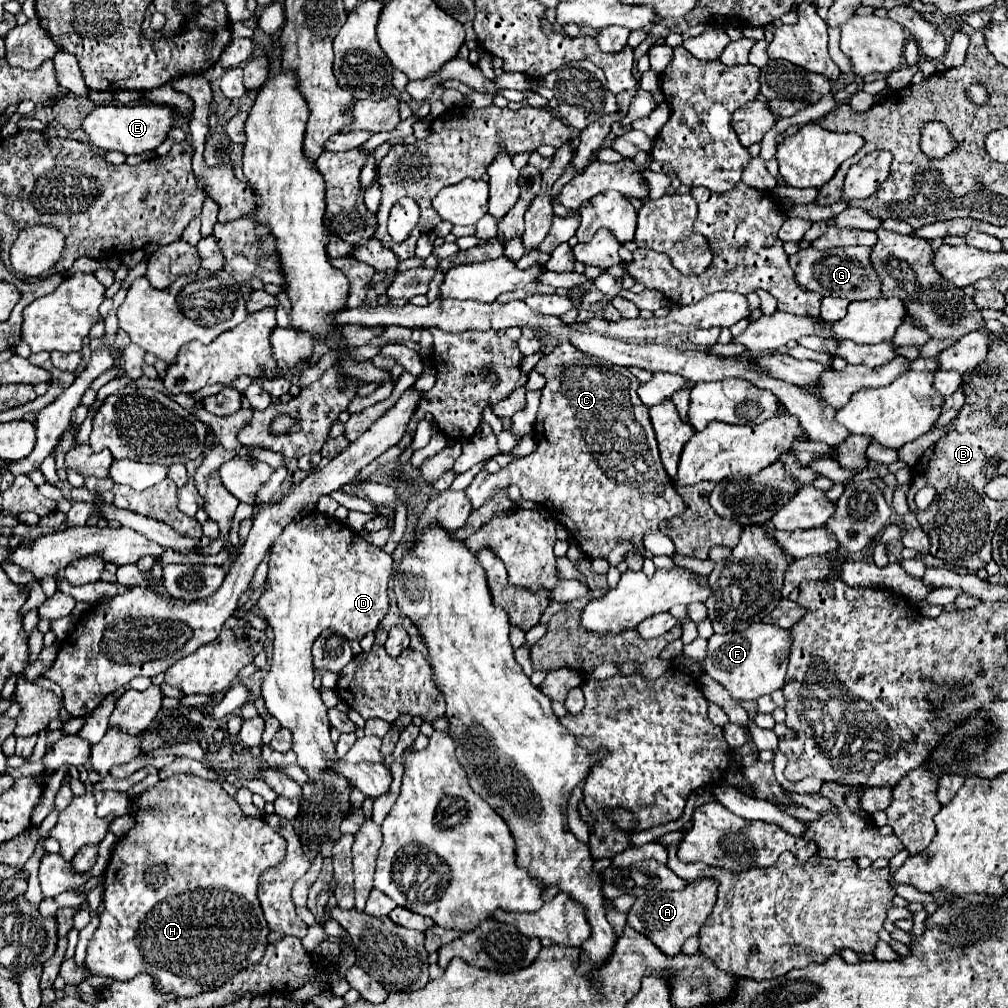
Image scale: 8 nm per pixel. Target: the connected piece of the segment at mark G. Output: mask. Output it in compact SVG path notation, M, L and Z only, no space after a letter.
M813 247L799 249L797 253L789 255L789 265L797 277L797 281L823 297L843 297L849 301L863 301L863 299L877 299L881 297L881 283L877 279L875 269L869 261L871 247L845 247L845 249L825 249L817 251Z

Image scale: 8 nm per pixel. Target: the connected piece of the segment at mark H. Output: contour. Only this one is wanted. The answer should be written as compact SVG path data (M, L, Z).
M179 773L173 775L169 779L159 781L155 787L147 789L145 793L131 797L131 805L129 811L135 819L135 825L121 837L121 841L115 845L111 861L105 867L103 873L103 905L105 911L99 915L101 923L95 931L95 935L91 937L89 945L87 945L87 969L93 975L101 975L101 977L109 977L109 979L117 979L117 981L129 981L133 979L137 973L147 973L153 977L153 983L157 987L157 991L161 993L173 993L177 997L195 997L201 995L209 989L217 989L223 983L227 983L229 979L233 979L233 975L237 975L237 971L243 971L245 967L253 967L255 963L259 963L263 959L265 953L265 945L267 945L267 921L263 917L259 899L257 899L257 887L259 887L259 877L261 873L265 873L265 869L275 867L281 859L285 859L285 839L273 831L263 819L255 819L255 817L247 817L241 807L237 805L237 801L233 797L229 797L219 783L215 781L207 781L201 779L197 775L191 773Z

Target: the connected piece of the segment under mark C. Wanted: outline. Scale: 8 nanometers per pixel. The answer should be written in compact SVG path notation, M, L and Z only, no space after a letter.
M559 343L535 365L535 369L547 379L533 427L537 449L531 455L501 467L497 473L487 473L481 469L465 489L465 495L469 495L473 509L479 509L493 497L493 491L517 485L523 499L545 505L555 521L571 531L571 537L587 559L607 559L615 545L629 541L633 545L633 553L627 555L625 561L629 567L641 569L645 553L643 537L651 531L657 531L661 521L681 515L685 511L685 503L661 465L655 433L647 413L649 407L645 407L637 397L639 381L625 367L585 355L571 343Z

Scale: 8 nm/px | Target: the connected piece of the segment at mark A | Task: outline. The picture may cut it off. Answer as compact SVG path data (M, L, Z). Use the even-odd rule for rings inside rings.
M711 879L693 881L683 891L645 893L637 897L635 905L627 911L627 925L637 933L643 933L661 953L665 953L667 957L675 957L681 951L685 939L697 935L705 919L711 915L717 899L715 895L717 895L717 883Z

